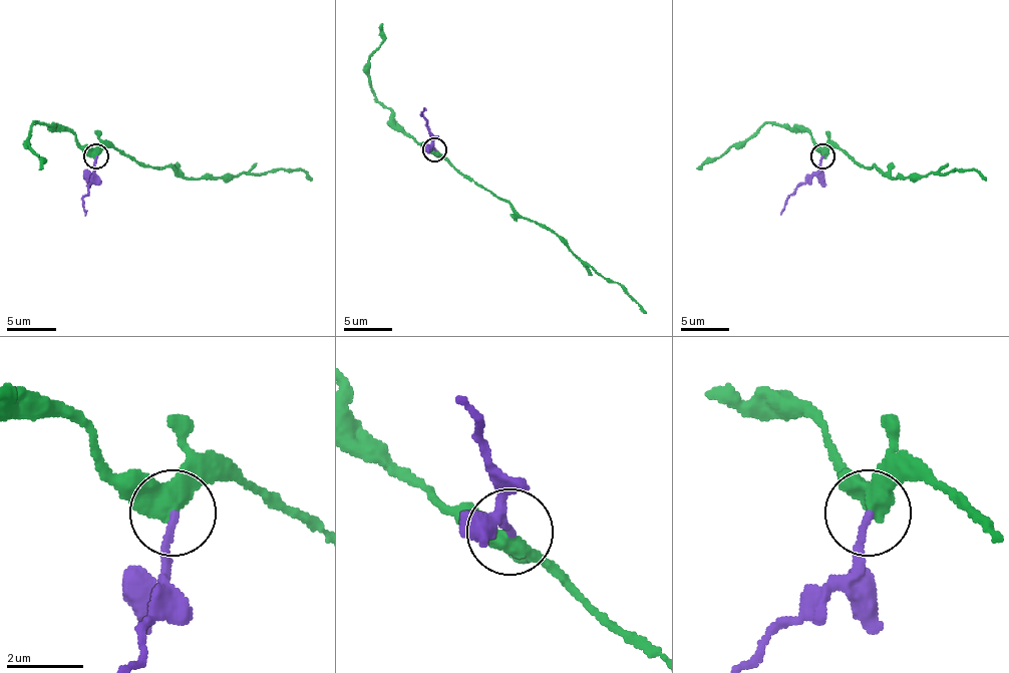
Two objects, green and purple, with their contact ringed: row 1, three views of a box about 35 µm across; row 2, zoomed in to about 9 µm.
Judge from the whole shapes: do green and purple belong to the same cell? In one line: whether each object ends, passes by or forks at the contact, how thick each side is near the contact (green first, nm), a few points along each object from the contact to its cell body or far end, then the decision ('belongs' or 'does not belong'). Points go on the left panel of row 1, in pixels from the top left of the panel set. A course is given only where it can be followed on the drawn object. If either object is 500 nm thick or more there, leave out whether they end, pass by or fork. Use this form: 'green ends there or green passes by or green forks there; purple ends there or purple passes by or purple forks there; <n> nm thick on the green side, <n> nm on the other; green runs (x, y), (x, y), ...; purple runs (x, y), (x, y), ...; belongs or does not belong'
green passes by; purple ends there; 480 nm thick on the green side, 180 nm on the other; green runs (95, 154), (105, 147), (117, 147), (142, 164), (176, 167), (186, 178), (302, 170), (312, 180); purple runs (95, 154), (95, 178), (83, 200), (85, 215); does not belong

